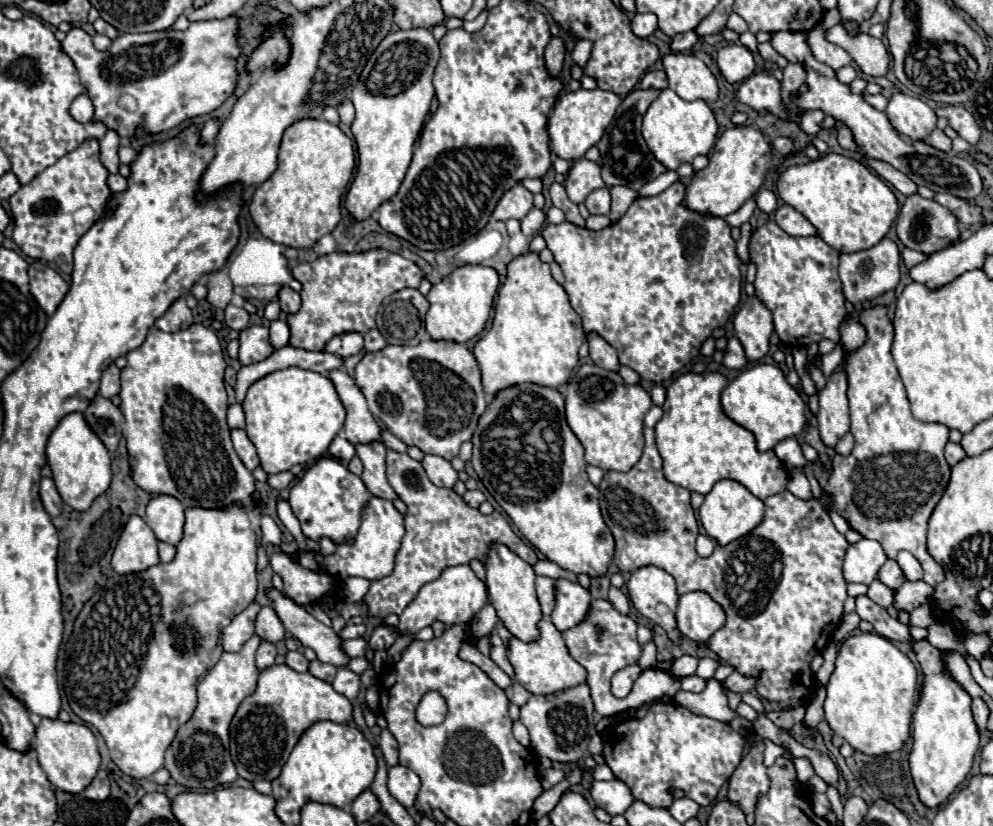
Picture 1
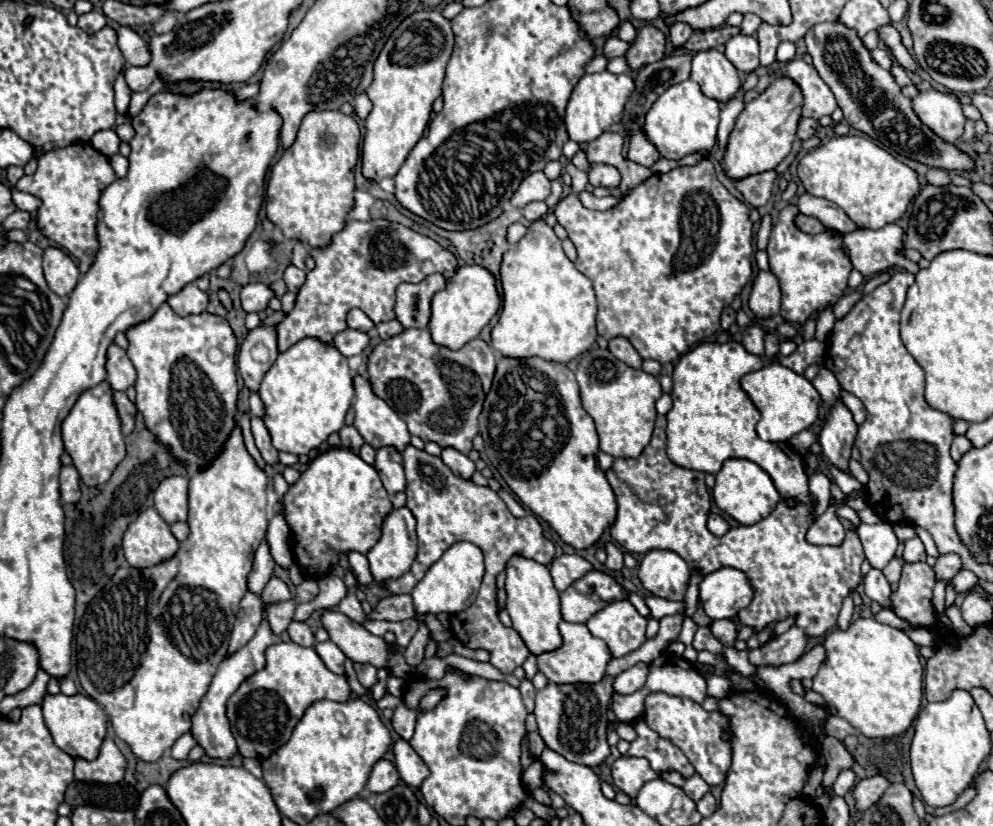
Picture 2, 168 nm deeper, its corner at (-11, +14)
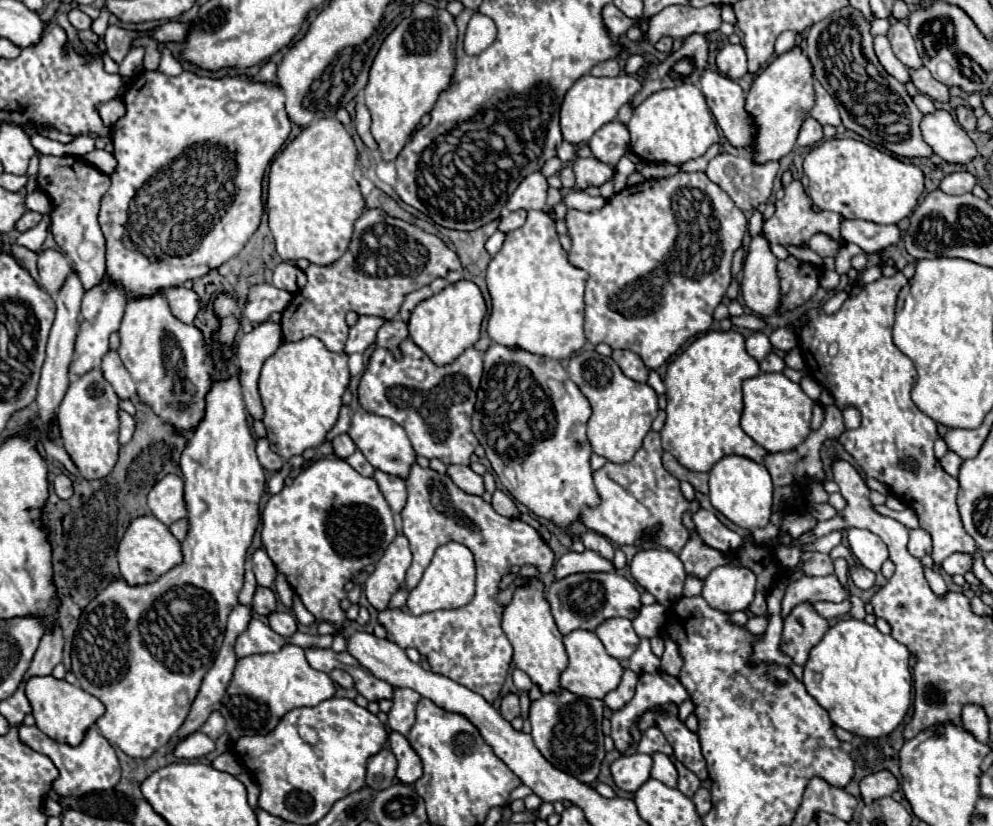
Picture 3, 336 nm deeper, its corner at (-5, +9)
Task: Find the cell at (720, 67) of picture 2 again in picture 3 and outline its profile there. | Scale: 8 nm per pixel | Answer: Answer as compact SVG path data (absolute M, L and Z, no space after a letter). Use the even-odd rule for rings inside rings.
M705 69L699 79L699 87L731 145L749 151L755 129L749 113L745 111L745 95L737 81L721 75L719 71Z

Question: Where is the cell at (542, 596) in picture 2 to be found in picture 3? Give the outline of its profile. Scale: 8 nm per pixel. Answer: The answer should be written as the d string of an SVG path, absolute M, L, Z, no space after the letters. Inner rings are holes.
M529 577L527 585L515 587L513 599L503 611L501 627L513 645L515 665L523 669L543 693L559 691L559 675L567 667L567 653L563 647L563 635L555 627L551 605L545 599L545 585L539 577Z

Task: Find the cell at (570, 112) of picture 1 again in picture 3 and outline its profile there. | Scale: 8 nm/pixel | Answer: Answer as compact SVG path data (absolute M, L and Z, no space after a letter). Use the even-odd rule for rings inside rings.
M619 73L617 77L593 77L583 75L565 95L561 105L561 131L563 139L571 145L581 145L591 139L591 135L603 125L611 123L617 117L617 111L631 101L631 97L641 89L641 83L627 75Z

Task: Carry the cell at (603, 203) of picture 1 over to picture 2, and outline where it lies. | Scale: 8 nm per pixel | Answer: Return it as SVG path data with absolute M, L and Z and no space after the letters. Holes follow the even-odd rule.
M591 164L589 168L589 182L593 186L605 186L605 188L615 188L621 182L621 174L615 166L609 164Z

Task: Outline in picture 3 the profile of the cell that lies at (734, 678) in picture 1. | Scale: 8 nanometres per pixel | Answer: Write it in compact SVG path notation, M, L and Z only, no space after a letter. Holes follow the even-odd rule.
M809 603L797 605L785 619L781 653L791 657L793 663L805 665L811 647L815 647L827 631L827 621L819 617Z

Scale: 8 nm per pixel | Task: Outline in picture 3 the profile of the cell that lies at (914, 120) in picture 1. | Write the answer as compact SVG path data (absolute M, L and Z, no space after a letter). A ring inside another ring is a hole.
M937 109L935 113L923 115L921 133L933 153L947 163L967 163L977 153L975 143L945 109Z

